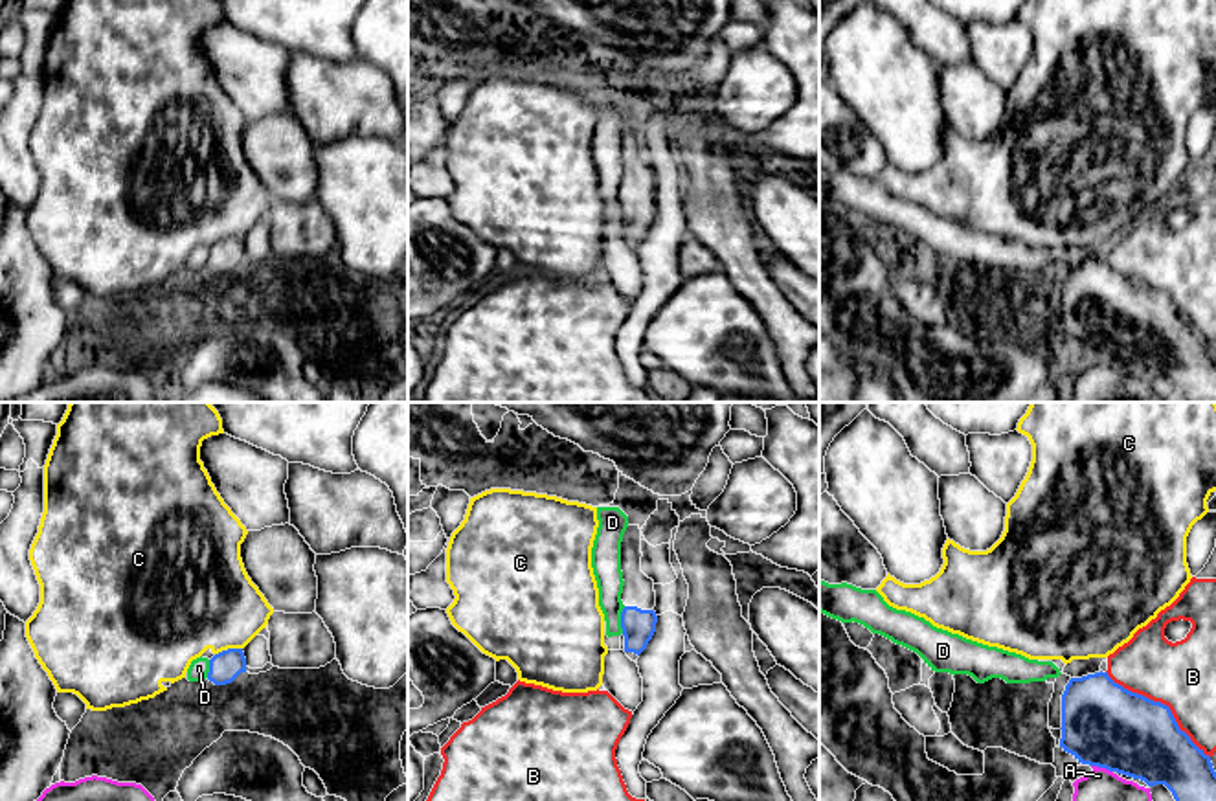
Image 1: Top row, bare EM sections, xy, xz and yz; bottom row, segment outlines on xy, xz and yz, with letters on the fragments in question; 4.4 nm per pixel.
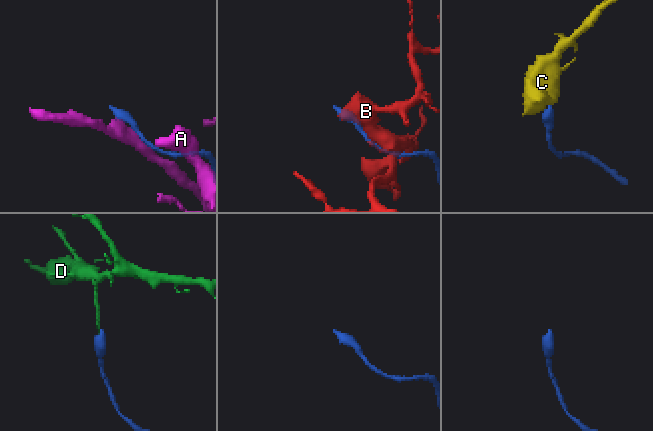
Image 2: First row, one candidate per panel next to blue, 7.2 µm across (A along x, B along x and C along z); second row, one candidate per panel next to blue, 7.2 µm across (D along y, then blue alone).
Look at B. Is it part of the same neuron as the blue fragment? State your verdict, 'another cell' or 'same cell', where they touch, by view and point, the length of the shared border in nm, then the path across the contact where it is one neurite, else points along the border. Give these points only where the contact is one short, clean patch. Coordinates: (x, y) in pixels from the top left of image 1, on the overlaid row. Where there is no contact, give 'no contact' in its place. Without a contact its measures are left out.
another cell; contact yz (1159, 702); length 600 nm

